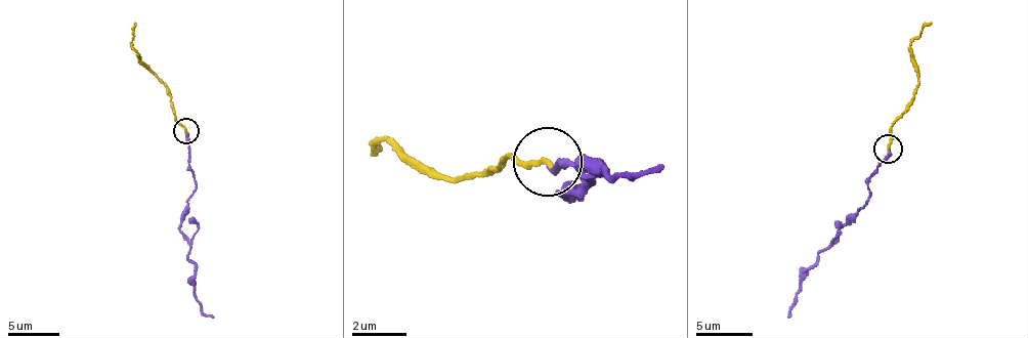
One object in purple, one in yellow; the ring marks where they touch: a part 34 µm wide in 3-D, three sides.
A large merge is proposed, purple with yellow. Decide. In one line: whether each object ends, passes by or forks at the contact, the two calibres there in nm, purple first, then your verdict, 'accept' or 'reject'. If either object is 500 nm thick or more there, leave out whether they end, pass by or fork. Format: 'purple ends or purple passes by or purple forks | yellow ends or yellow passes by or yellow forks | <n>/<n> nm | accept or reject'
purple ends | yellow ends | 240/170 nm | accept

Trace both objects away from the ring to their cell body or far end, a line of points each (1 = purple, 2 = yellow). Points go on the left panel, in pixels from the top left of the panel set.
1: (185, 132), (196, 187), (179, 228), (195, 271), (194, 296), (201, 310), (213, 318)
2: (185, 132), (174, 112), (167, 88), (134, 48), (135, 23)

